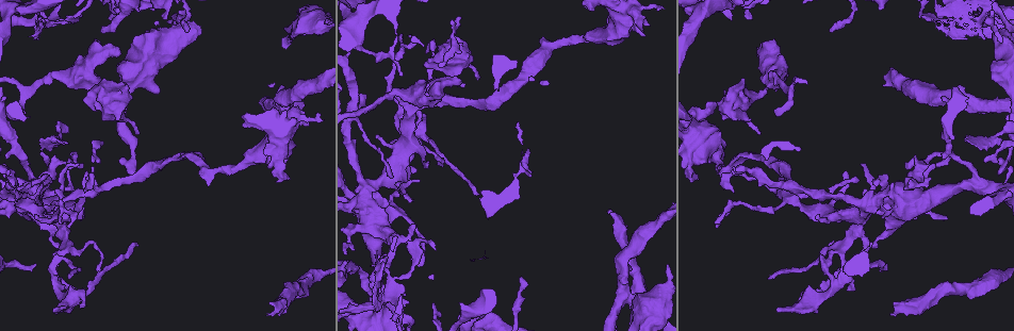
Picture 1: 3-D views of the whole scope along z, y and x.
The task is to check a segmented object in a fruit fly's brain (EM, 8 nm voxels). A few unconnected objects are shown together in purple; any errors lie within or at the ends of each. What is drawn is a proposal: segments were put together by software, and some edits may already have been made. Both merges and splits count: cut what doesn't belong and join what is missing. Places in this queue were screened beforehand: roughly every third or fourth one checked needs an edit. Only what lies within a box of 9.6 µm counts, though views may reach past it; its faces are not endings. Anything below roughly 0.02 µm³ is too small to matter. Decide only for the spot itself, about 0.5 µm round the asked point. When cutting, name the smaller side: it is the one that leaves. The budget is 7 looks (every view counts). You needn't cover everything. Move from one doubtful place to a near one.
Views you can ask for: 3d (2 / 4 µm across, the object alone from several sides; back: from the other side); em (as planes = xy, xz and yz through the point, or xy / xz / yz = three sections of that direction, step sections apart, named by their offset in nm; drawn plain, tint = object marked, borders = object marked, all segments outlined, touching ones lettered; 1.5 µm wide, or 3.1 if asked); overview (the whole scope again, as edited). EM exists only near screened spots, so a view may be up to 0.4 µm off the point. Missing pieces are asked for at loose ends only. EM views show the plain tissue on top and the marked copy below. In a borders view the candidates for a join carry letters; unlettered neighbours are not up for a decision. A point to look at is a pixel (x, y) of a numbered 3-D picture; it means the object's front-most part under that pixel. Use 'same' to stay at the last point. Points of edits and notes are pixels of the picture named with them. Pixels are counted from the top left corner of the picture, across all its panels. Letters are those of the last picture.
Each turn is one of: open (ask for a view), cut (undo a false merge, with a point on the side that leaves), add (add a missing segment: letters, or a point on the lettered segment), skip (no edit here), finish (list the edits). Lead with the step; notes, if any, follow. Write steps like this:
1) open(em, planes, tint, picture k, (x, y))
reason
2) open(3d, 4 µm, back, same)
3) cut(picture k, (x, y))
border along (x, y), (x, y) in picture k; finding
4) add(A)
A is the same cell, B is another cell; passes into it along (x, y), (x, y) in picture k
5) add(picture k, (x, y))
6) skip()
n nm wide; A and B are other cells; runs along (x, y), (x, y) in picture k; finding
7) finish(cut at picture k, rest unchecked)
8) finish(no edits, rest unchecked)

open(3d, 2 µm, back, picture 1, (361, 95))

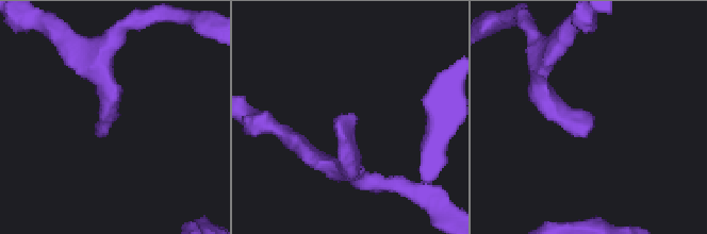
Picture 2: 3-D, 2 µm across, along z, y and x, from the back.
open(em, planes, borders, picture 2, (592, 122))

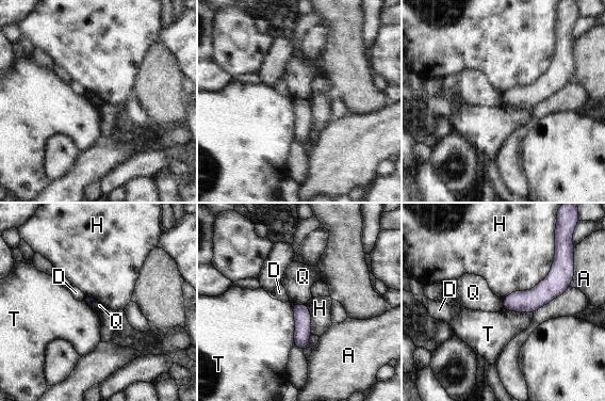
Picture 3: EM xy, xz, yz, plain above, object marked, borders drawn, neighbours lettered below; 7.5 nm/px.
skip()
A, D, H, Q and T are other cells; border along (293, 303), (304, 305) in picture 3; none of them fits

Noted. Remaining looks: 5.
open(em, xy, step 8, tint, picture 1, (697, 178))
free end

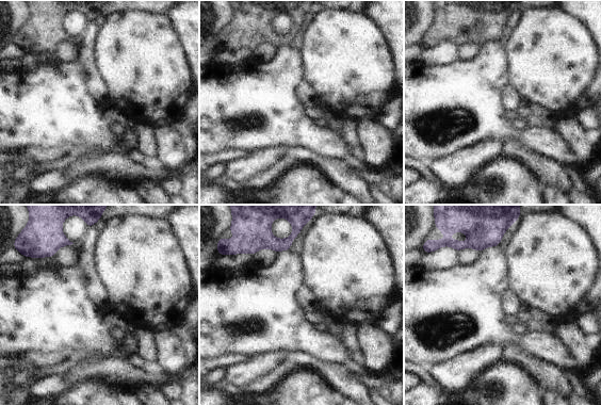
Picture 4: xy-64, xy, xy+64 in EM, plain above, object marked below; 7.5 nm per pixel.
open(em, yz, step 8, borders, same)

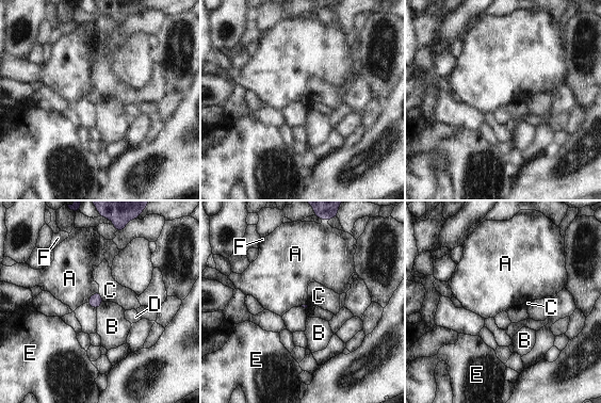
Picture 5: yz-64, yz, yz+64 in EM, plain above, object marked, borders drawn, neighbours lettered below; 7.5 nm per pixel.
skip()
A, B, C, D, E and F are other cells; border along (102, 301), (96, 308) in picture 5; none of them fits

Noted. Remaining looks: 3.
open(3d, 2 µm, picture 1, (132, 172))
an open end

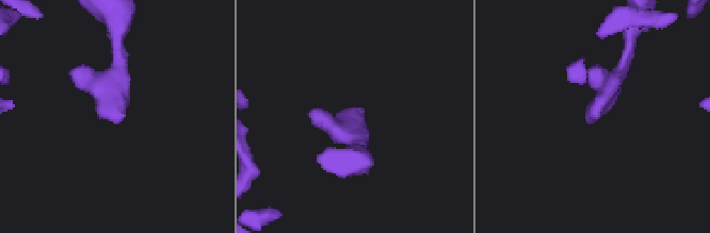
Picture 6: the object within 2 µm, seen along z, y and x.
open(em, xy, step 4, tint, picture 6, (363, 111))

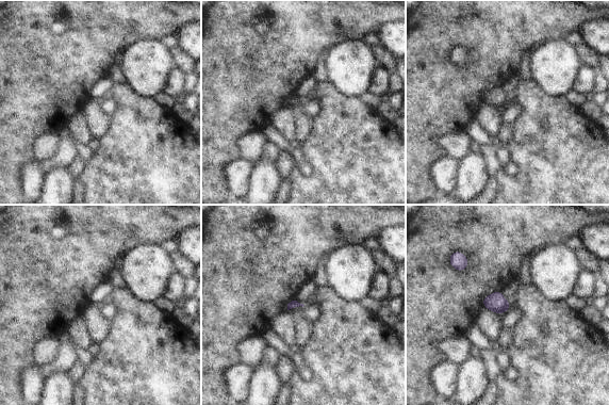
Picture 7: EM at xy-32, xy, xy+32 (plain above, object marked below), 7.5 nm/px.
open(em, planes, borders, same)

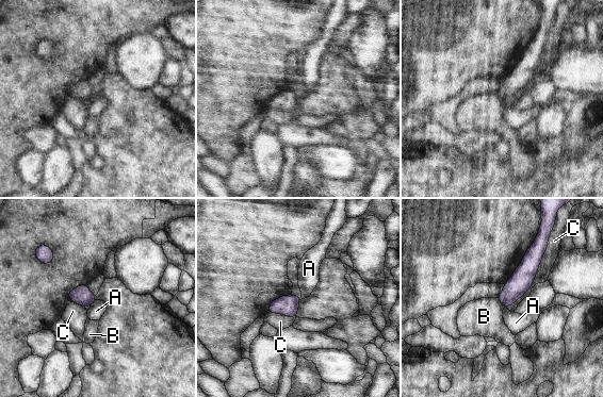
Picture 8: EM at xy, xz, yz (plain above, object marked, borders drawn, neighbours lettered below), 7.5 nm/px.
skip()
A, B and C are other cells; runs along (540, 247), (506, 303) in picture 8; no lettered segment goes on from it

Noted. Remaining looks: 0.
finish(no edits, rest unchecked)

